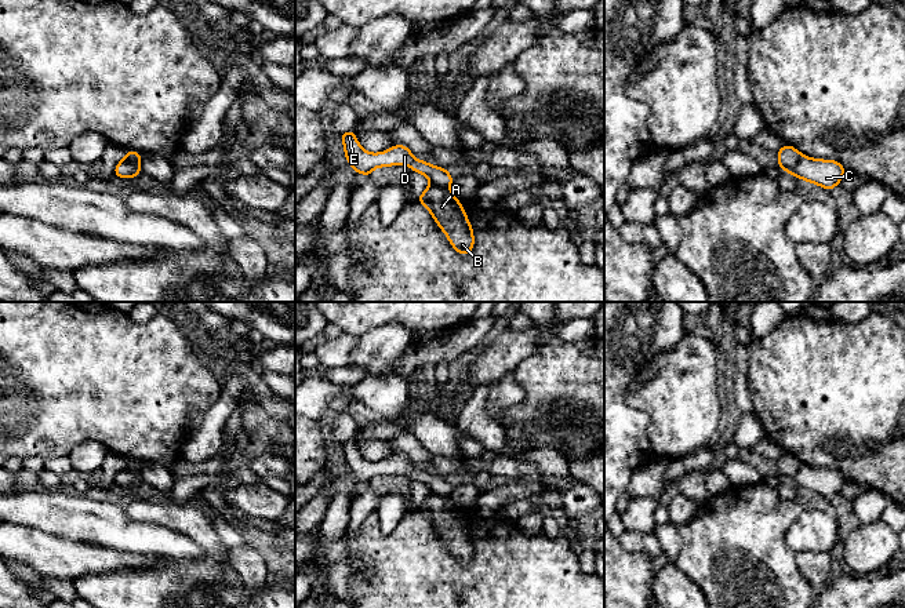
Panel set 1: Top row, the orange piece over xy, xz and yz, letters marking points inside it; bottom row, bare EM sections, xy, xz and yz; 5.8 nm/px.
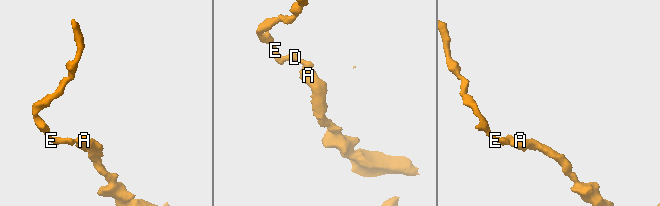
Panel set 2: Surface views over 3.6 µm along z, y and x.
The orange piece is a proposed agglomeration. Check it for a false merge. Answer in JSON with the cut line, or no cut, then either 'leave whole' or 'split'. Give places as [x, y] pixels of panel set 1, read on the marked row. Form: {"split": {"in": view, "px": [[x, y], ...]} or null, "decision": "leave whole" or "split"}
{"split": {"in": "xz", "px": [[431, 181], [449, 189]]}, "decision": "split"}

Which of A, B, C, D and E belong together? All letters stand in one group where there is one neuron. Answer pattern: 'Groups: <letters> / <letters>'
Groups: A B C / D E

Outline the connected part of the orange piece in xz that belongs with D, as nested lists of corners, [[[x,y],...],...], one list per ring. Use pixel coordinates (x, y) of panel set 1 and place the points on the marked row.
[[[353,130],[341,134],[339,138],[344,142],[348,164],[353,171],[364,176],[372,174],[378,167],[404,164],[412,171],[425,175],[432,183],[440,188],[450,189],[454,181],[447,168],[432,165],[425,160],[417,160],[406,145],[393,145],[385,152],[370,153],[360,146]]]

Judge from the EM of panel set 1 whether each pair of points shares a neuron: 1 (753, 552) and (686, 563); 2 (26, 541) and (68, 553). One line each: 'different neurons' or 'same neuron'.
1: same neuron
2: same neuron

